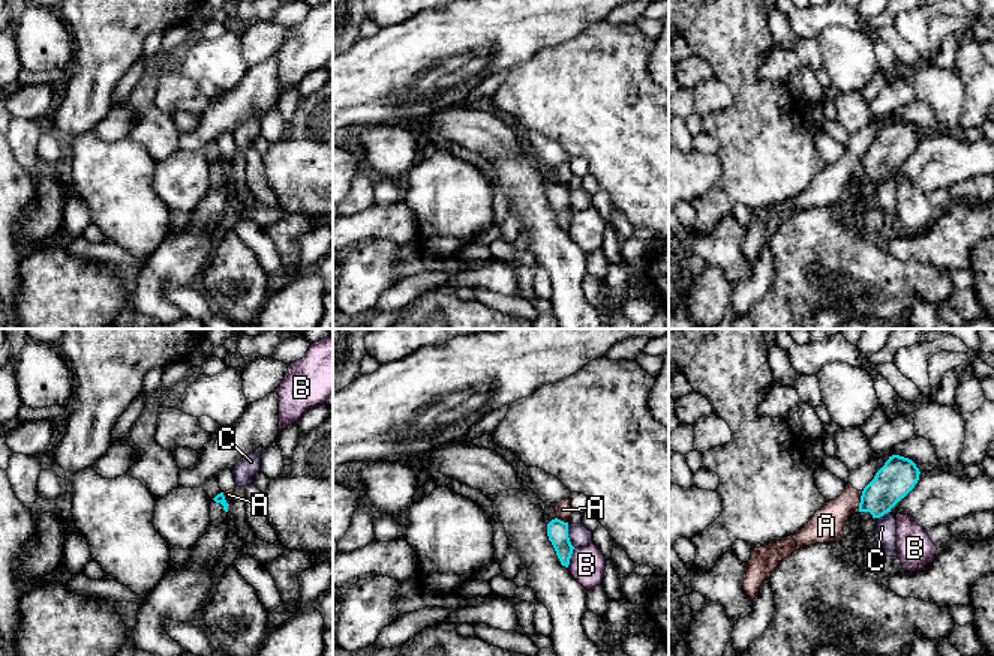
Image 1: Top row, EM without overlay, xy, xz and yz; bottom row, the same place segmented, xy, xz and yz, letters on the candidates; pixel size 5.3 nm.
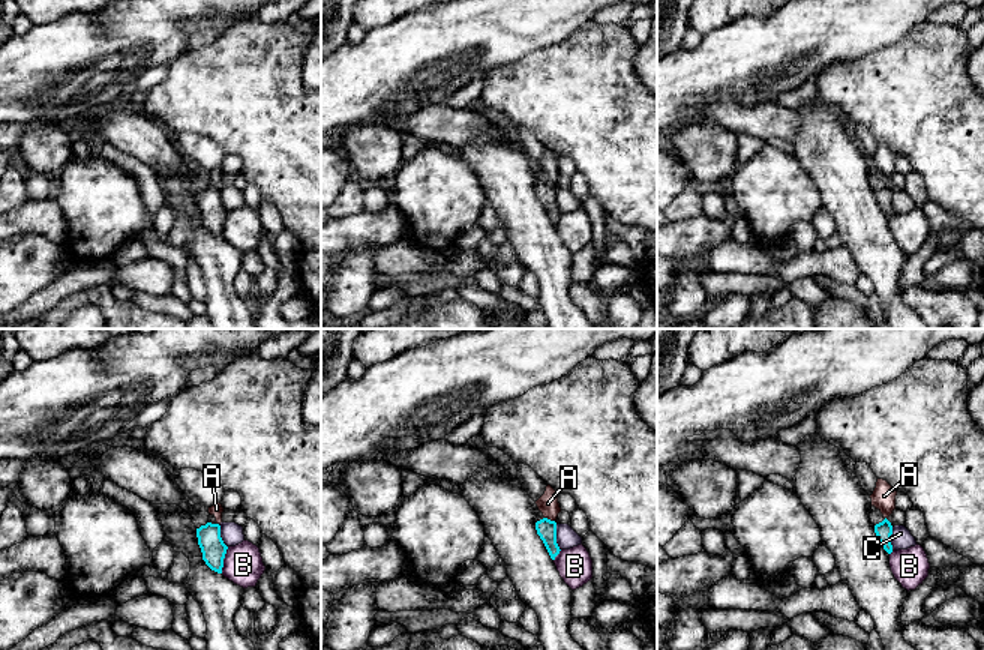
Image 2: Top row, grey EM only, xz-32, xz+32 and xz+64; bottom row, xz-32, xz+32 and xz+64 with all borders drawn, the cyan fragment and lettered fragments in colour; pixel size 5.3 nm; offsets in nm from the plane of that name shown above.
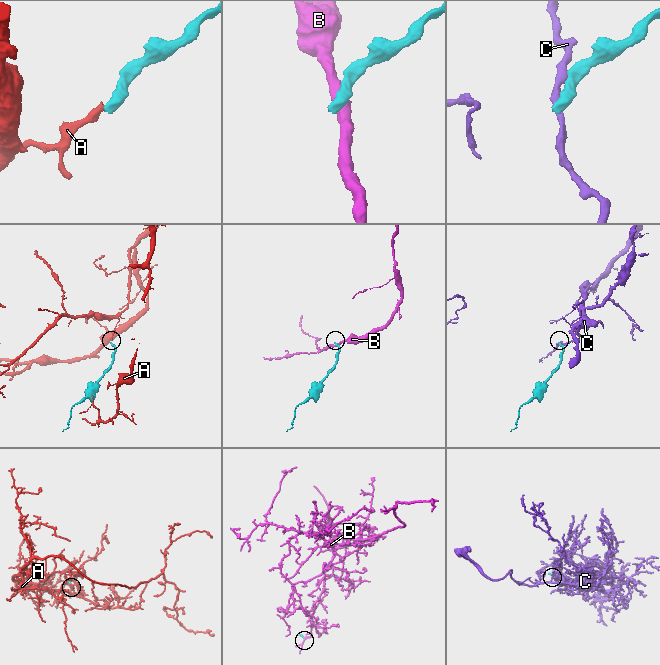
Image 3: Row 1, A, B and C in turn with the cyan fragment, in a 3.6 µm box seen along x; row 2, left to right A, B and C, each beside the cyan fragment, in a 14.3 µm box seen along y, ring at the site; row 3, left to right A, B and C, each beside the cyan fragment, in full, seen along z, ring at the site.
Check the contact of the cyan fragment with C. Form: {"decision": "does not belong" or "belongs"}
{"decision": "does not belong"}

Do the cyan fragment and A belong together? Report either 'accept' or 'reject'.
reject

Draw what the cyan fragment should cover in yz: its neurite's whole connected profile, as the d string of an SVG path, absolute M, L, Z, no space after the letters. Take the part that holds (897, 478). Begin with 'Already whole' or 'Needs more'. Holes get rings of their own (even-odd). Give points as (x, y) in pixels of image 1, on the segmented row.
Needs more. M892 455L864 488L855 528L841 539L850 552L853 539L876 536L876 524L880 516L904 498L919 480L919 468L904 456Z

